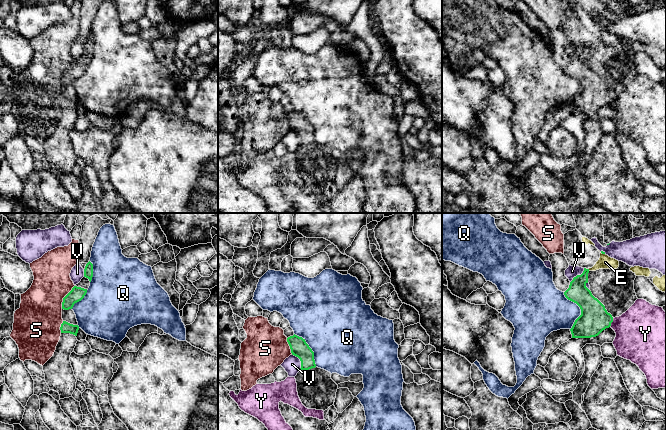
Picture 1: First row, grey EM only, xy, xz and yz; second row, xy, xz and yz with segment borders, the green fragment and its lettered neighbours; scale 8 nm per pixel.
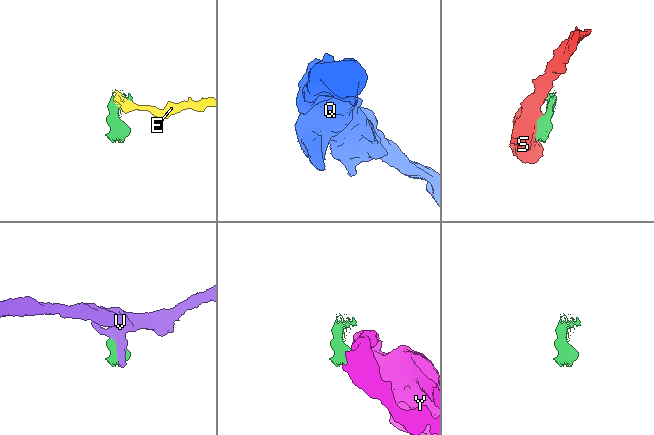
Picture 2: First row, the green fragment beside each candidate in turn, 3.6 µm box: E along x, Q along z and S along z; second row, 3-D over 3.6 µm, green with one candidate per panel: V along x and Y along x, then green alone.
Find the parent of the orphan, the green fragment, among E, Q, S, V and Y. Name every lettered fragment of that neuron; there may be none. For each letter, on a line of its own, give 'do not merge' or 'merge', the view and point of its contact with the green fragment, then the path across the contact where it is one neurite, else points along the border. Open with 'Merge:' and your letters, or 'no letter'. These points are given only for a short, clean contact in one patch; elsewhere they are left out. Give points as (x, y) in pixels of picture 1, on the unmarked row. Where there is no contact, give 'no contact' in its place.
Merge: no letter
E: do not merge; contact yz (602, 29); border yz (600, 28), (604, 30)
Q: do not merge; contact yz (580, 84)
S: do not merge; contact xy (64, 73); border xy (74, 61), (63, 74), (61, 84)
V: do not merge; contact xz (300, 136)
Y: do not merge; contact yz (612, 97); border yz (613, 94), (609, 102)

